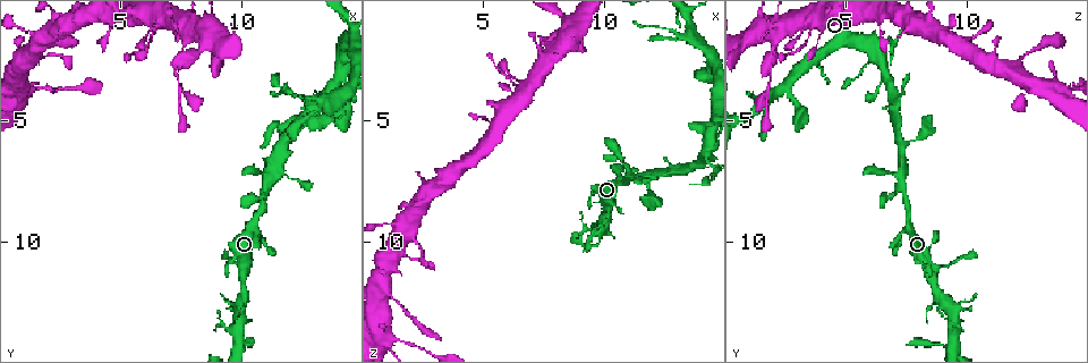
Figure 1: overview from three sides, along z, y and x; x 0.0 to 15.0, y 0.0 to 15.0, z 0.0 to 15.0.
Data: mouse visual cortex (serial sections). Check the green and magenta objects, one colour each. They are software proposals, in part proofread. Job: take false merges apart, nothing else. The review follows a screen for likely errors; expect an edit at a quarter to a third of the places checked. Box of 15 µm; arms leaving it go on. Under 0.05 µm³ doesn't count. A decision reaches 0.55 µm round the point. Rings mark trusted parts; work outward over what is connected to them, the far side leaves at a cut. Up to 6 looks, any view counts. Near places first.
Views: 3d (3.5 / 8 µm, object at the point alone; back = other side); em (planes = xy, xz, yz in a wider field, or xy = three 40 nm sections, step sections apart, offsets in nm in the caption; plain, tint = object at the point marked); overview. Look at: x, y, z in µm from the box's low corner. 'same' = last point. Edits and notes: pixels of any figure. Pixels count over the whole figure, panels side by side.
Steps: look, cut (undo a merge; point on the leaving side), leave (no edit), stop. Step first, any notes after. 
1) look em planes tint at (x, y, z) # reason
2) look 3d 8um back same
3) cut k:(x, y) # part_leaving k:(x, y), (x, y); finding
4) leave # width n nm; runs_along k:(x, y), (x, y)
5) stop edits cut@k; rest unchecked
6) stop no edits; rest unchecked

look 3d 3.5um at (7.7, 1.3, 2.3) # sharp bend

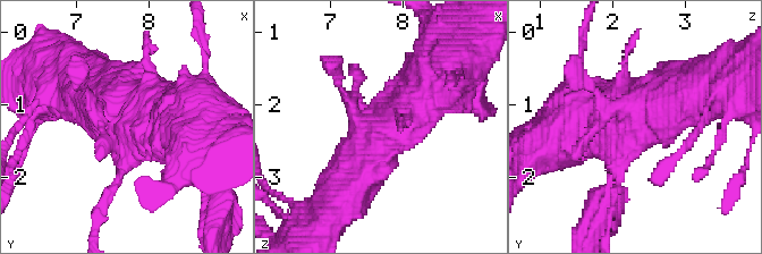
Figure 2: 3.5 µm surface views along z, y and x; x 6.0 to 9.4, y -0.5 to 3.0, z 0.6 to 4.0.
look em xy step 3 tint at (7.65, 1.40, 2.30) # shape alone is not enough

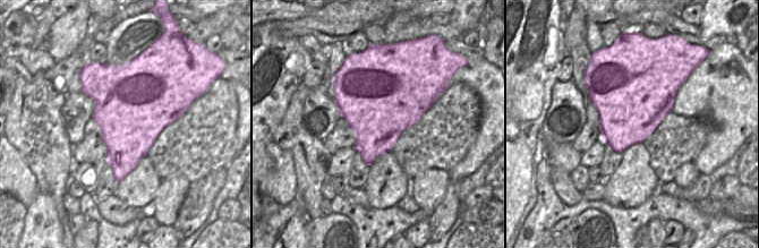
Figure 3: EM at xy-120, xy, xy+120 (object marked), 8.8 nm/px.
leave # runs_along 2:(339, 191), (378, 129), (426, 86); continuous, no second cell

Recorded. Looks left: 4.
look 3d 3.5um at (7.5, 3.7, 1.8) # arms part here

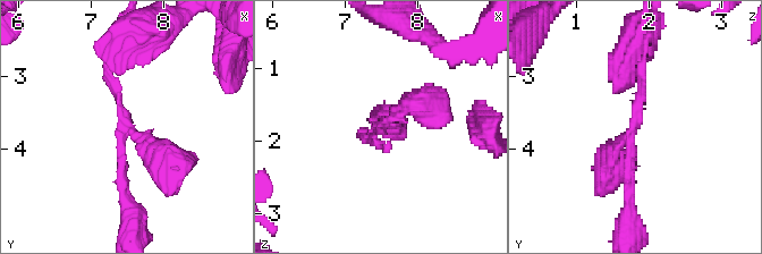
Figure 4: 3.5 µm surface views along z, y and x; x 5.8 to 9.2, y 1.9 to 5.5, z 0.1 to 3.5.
look em planes tint at (7.45, 3.65, 1.85) # arms 3; arm_widths 150, 150, 300 nm; shape alone is not enough

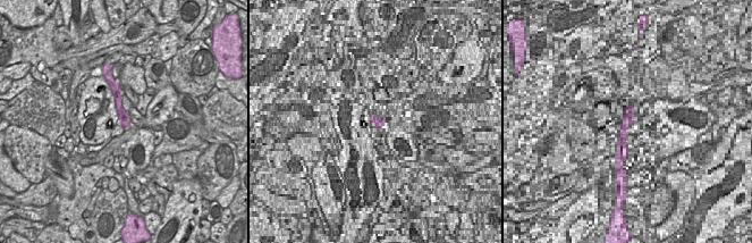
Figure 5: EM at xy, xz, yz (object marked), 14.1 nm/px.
leave # runs_along 5:(113, 89), (118, 107), (127, 124); one cell here

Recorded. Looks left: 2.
look 3d 3.5um back at (11.2, 7.4, 7.4) # looks like a crossing

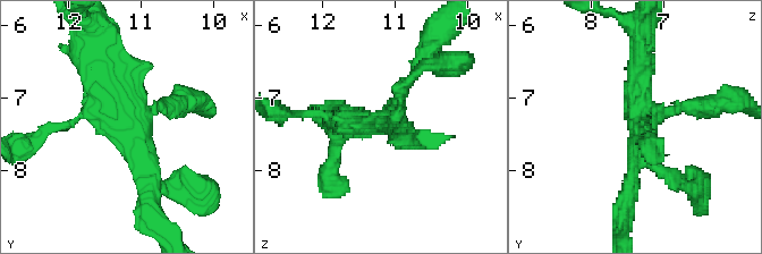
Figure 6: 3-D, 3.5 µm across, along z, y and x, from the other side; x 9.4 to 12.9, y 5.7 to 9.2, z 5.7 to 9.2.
look em xy step 5 tint at (11.15, 7.40, 7.35) # need the tissue

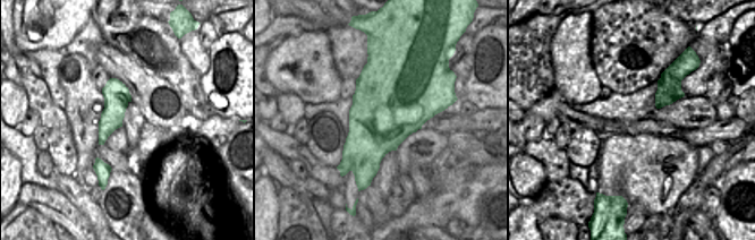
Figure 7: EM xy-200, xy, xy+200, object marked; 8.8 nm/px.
leave # width 700 nm; runs_along 6:(146, 194), (94, 58); continuous, no second cell

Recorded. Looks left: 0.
stop no edits; rest unchecked

